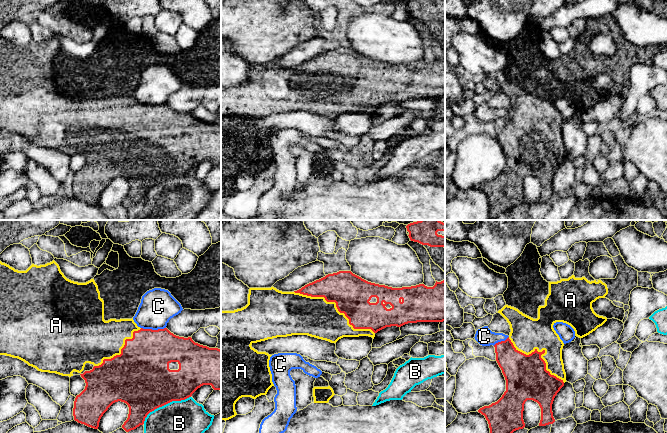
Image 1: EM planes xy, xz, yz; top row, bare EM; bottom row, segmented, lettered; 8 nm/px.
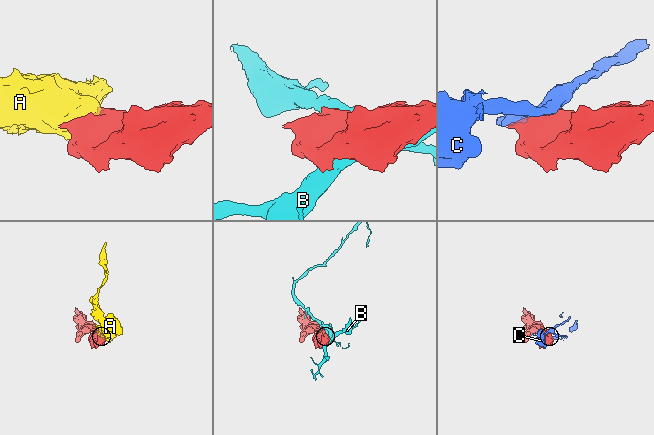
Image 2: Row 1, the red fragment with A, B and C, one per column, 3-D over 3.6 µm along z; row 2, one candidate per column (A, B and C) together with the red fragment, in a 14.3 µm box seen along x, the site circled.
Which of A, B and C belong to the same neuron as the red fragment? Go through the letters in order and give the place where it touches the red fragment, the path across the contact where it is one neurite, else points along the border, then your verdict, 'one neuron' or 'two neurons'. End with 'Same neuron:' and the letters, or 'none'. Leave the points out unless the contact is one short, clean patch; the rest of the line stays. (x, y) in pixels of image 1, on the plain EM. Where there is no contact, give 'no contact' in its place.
A: xz (336, 82) | one neuron
B: xy (164, 180) | two neurons
C: xy (153, 106) | two neurons
Same neuron: A

